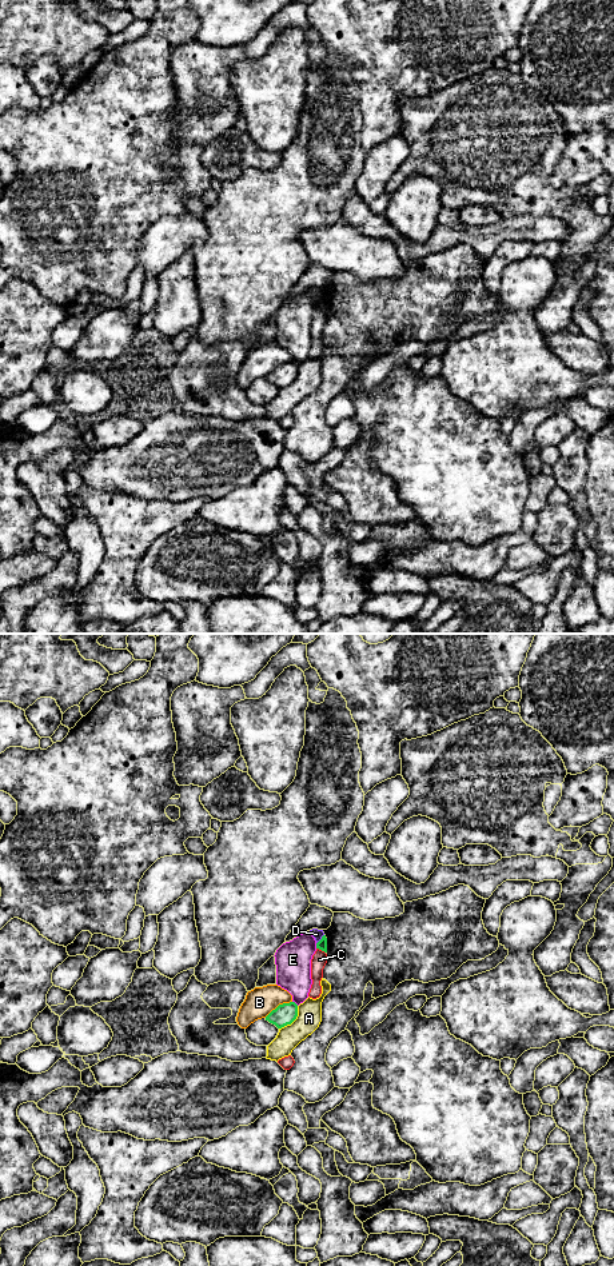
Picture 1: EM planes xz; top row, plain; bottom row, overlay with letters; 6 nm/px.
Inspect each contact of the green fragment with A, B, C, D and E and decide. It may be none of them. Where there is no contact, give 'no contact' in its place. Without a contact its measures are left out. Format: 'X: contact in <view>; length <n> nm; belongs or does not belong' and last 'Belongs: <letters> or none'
A: contact in xz; length 180 nm; does not belong
B: contact in xz; length 190 nm; does not belong
C: contact in xz; length 70 nm; does not belong
D: contact in xz; length 80 nm; does not belong
E: contact in xz; length 50 nm; does not belong
Belongs: none

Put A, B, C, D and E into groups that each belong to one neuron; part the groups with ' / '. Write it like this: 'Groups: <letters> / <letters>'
Groups: A / B / C / D / E

